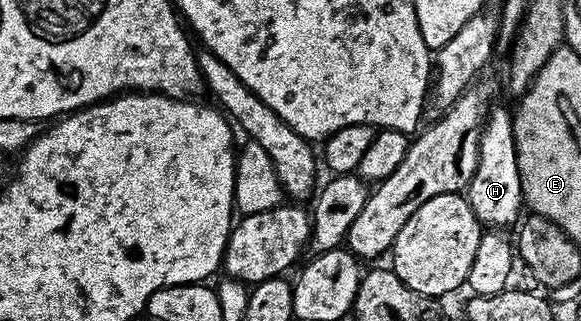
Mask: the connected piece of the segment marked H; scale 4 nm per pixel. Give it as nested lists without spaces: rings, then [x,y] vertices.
[[[491,107],[487,111],[486,119],[482,122],[478,165],[464,195],[466,201],[472,206],[479,224],[494,230],[506,230],[509,224],[514,226],[519,223],[524,212],[524,197],[511,109]]]

